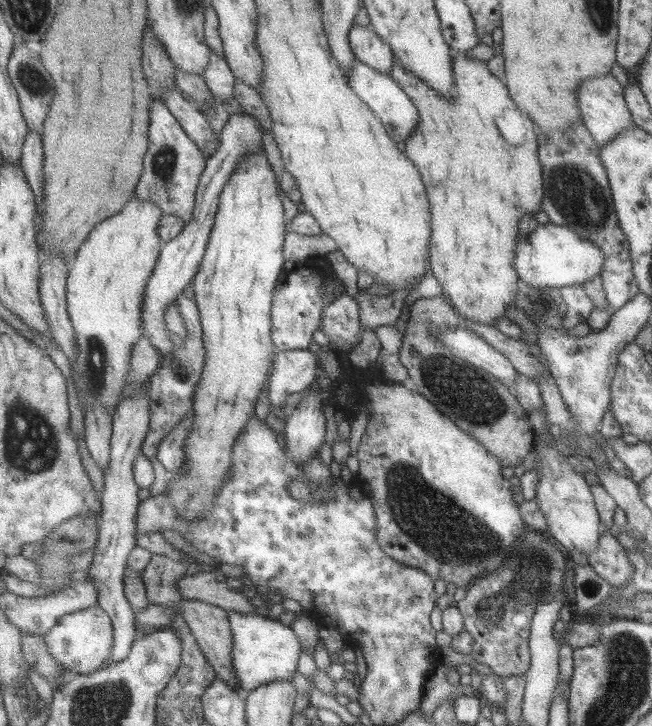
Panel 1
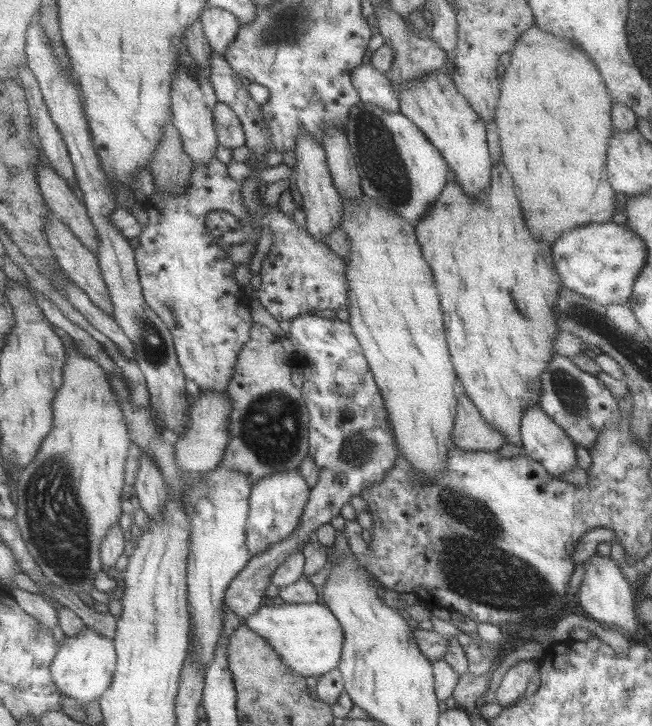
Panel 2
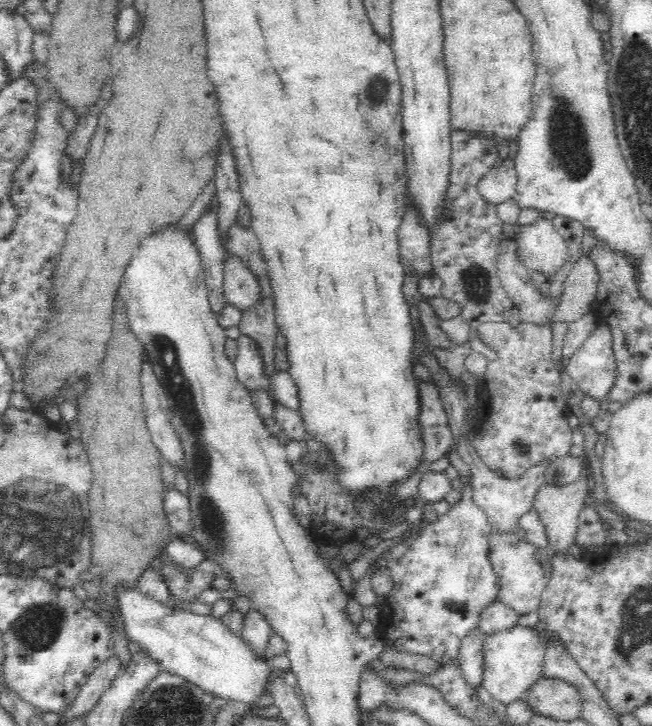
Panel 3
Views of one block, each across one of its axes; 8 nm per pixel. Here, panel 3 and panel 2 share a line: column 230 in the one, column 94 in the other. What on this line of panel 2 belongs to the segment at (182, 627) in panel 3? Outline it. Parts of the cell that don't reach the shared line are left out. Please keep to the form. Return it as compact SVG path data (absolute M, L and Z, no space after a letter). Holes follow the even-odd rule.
M86 628L77 636L66 636L52 665L52 674L63 696L75 698L85 705L100 700L115 682L118 652L114 639Z

